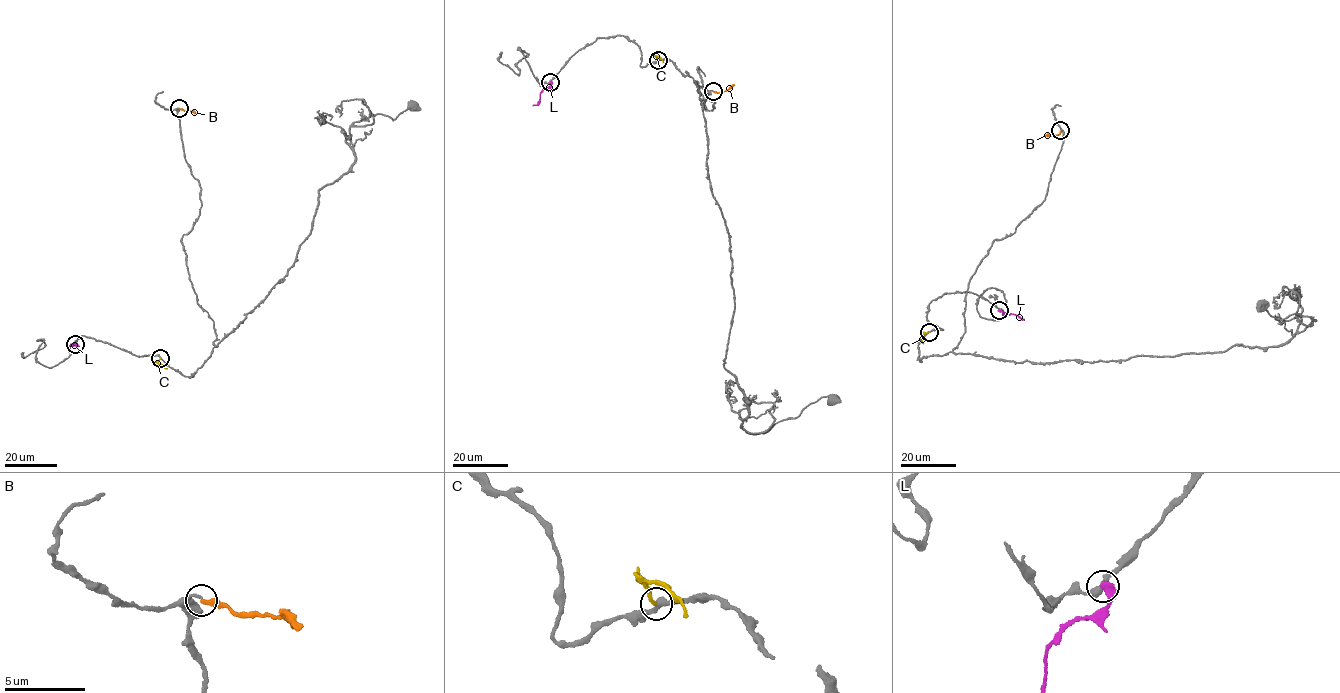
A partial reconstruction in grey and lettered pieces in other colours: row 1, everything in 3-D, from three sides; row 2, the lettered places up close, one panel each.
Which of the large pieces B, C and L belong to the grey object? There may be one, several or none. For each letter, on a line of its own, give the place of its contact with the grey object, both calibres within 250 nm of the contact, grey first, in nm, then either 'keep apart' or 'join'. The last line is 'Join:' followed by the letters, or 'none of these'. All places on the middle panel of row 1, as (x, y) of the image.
B: (713, 91) | 150/280 nm | join
C: (658, 60) | 320/200 nm | keep apart
L: (550, 82) | 360/500 nm | keep apart
Join: B

